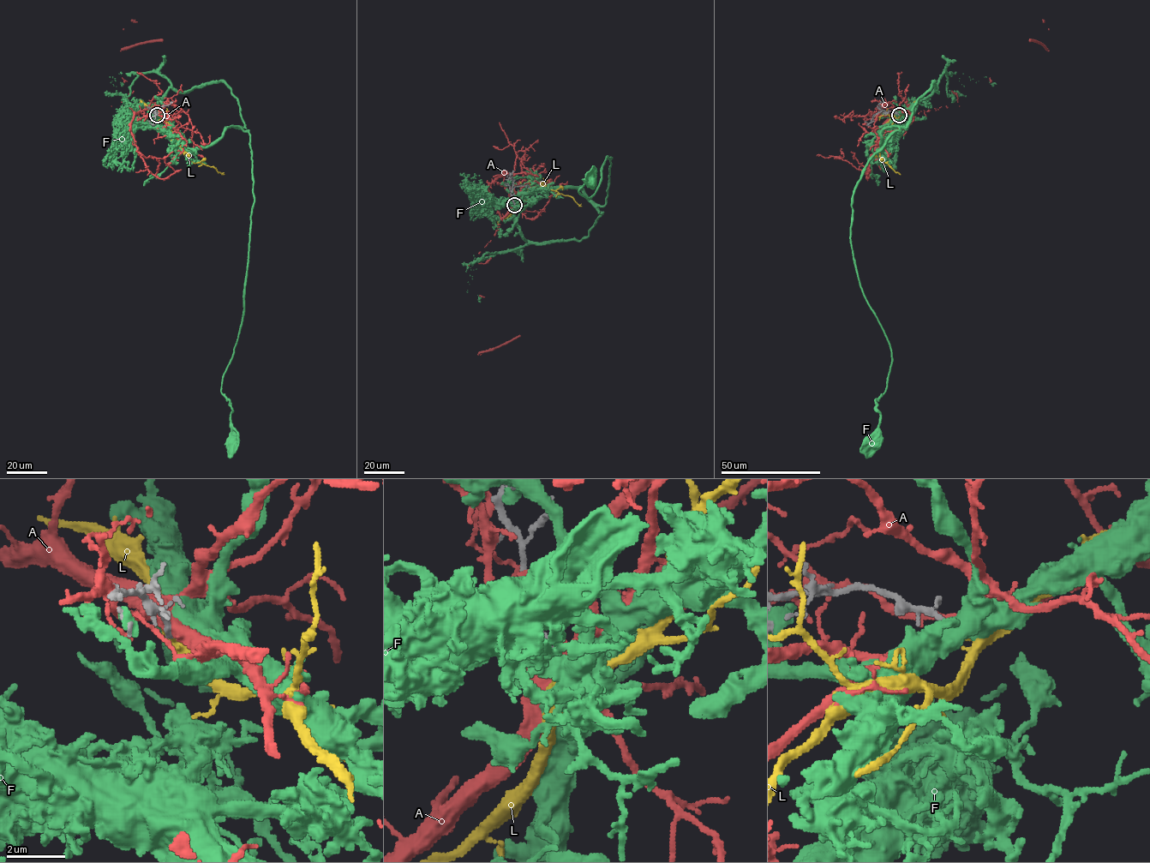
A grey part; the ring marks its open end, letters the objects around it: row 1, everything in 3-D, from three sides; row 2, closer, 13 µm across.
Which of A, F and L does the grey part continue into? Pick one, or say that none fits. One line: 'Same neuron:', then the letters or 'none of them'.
Same neuron: L

